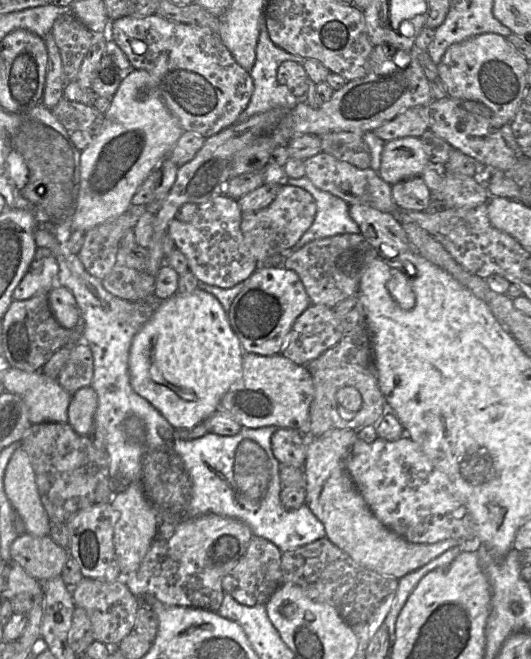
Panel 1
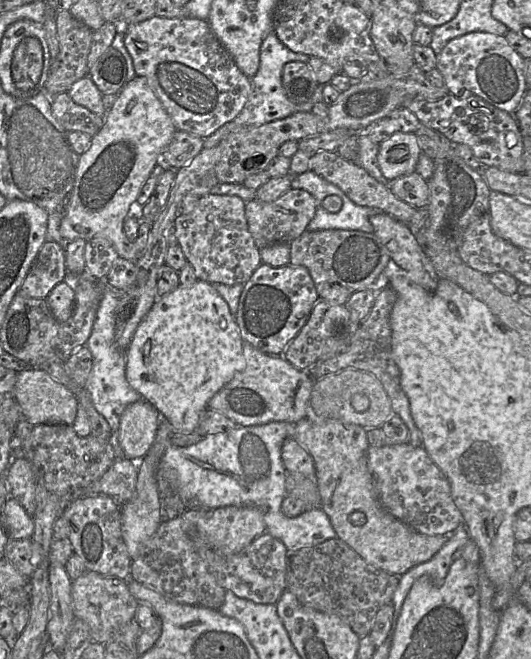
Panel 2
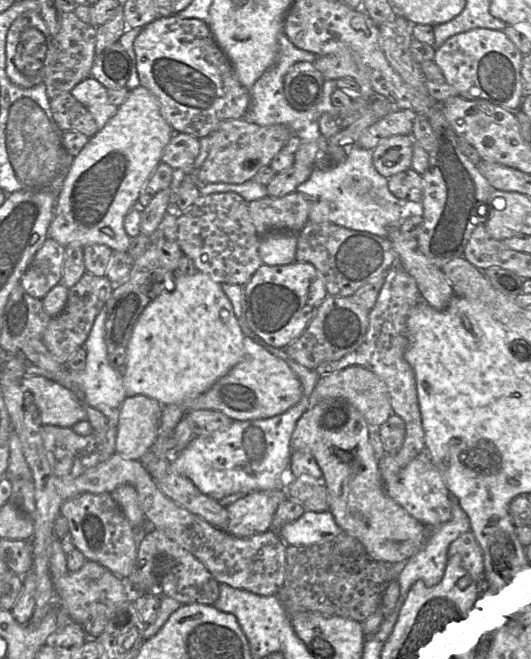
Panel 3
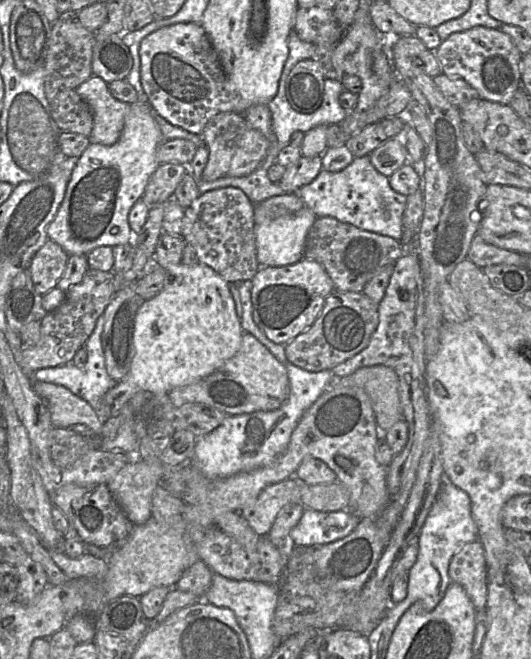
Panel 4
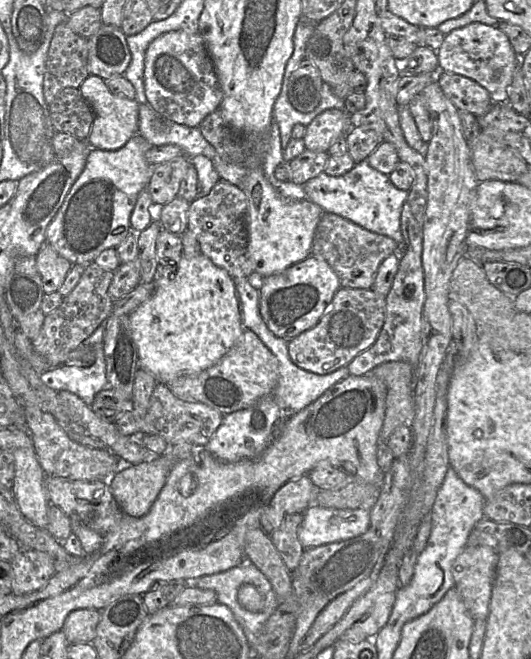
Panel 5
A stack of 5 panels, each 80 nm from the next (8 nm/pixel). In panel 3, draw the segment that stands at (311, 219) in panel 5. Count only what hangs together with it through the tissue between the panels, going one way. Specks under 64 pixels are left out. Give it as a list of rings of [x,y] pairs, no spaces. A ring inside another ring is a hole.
[[[272,232],[260,238],[259,254],[263,264],[287,265],[296,261],[297,233]]]

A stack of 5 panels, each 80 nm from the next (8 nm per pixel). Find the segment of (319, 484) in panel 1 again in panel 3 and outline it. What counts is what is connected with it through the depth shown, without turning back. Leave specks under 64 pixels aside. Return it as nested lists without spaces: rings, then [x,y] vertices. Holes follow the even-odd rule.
[[[341,397],[328,398],[320,401],[319,403],[312,404],[312,406],[300,417],[292,434],[291,449],[292,451],[299,450],[309,452],[317,460],[323,472],[322,481],[324,481],[329,494],[329,511],[333,514],[336,523],[343,530],[343,532],[359,540],[371,560],[379,562],[389,568],[404,568],[405,565],[414,562],[428,549],[433,537],[433,531],[411,516],[402,506],[400,506],[387,494],[382,481],[379,458],[377,457],[370,441],[370,435],[374,429],[378,428],[372,428],[351,402]]]

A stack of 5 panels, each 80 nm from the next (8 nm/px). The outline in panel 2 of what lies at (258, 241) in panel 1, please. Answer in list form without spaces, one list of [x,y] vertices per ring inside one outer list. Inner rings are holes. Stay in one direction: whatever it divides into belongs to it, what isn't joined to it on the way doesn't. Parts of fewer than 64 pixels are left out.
[[[289,189],[273,202],[257,199],[246,202],[245,217],[256,246],[262,249],[274,243],[290,243],[306,231],[316,212],[316,200],[306,190]]]

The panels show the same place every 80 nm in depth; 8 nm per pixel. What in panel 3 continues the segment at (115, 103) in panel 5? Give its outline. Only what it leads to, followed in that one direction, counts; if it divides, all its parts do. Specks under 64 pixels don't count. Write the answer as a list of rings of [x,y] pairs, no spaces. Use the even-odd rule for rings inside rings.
[[[91,76],[78,83],[70,93],[92,114],[99,130],[117,113],[118,107],[110,103],[107,89]]]

